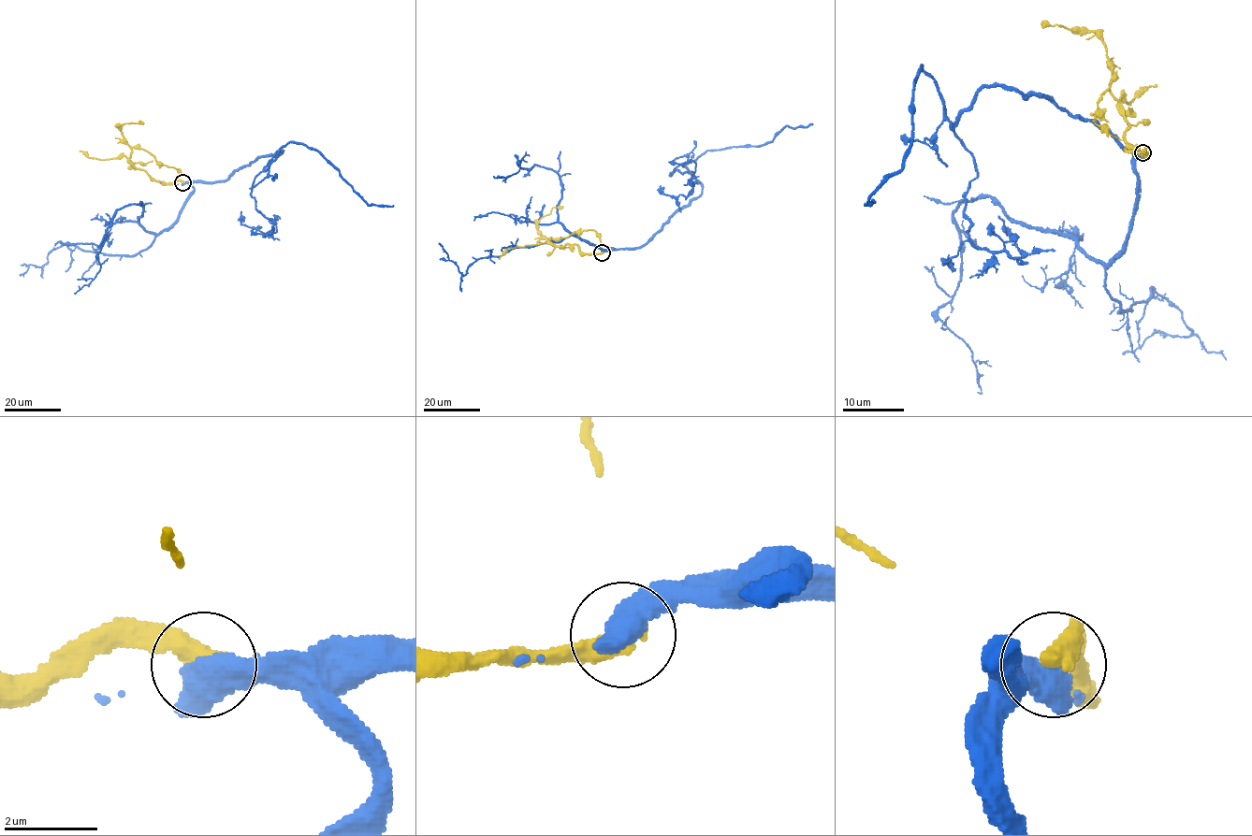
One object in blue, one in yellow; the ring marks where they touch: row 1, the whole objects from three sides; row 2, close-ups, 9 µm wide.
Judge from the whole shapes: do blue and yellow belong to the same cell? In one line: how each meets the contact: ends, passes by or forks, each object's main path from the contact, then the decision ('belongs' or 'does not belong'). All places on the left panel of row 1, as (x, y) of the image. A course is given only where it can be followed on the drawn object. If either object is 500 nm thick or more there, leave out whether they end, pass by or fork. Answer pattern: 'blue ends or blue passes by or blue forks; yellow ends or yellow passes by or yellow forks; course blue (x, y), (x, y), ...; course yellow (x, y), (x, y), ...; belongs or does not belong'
course blue (182, 182), (224, 181), (283, 151), (266, 169), (283, 147), (299, 142), (316, 149), (368, 205), (394, 206); course yellow (182, 182), (164, 183), (153, 180), (129, 159), (132, 148), (117, 126), (144, 122); does not belong

